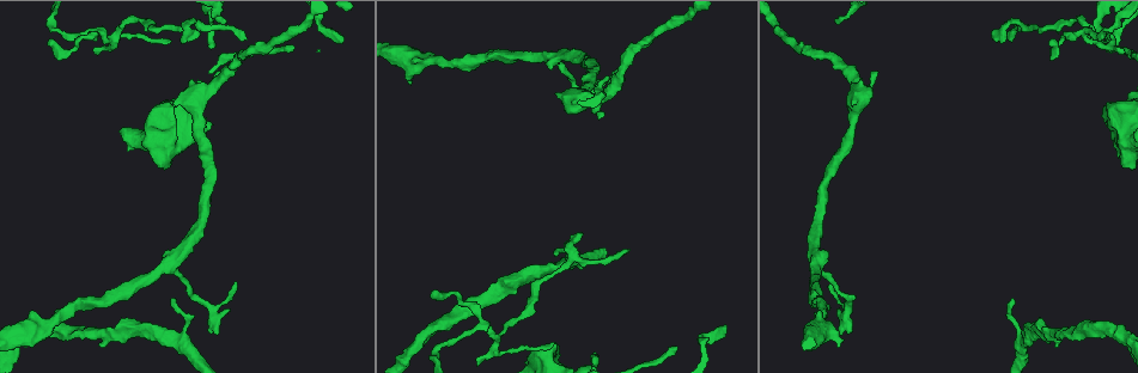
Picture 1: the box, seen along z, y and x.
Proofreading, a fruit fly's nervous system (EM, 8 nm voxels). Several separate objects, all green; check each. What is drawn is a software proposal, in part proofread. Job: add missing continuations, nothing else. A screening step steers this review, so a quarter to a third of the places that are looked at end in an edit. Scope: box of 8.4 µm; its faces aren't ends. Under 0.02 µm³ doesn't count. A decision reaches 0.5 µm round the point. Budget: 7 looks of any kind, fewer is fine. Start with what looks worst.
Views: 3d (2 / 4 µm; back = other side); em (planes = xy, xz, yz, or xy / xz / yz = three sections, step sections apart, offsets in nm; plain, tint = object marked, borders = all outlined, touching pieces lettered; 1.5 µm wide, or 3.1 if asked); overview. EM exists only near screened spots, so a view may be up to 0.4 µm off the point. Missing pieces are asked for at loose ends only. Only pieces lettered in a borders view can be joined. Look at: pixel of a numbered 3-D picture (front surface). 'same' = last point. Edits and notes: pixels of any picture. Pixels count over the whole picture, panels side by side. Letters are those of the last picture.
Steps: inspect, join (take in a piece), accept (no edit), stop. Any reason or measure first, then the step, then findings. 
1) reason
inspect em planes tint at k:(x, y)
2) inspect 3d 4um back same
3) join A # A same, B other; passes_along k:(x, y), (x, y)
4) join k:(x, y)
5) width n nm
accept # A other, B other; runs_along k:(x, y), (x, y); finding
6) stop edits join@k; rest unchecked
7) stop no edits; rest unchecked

branch stops here
inspect 3d 4um at 1:(1013, 300)

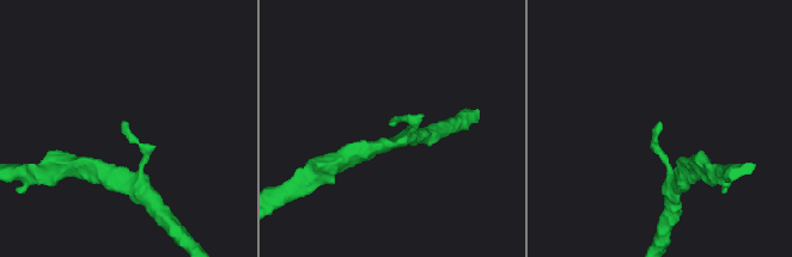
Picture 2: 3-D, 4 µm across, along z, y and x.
inspect em xz step 8 tint at 2:(661, 124)

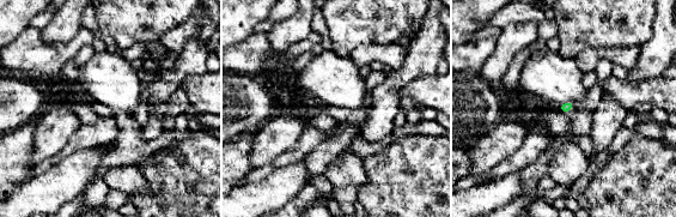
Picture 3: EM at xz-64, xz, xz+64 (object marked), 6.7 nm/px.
cut it another way
inspect em planes borders same

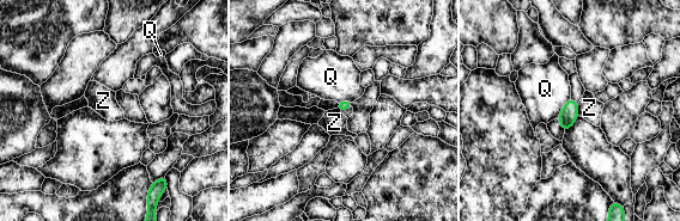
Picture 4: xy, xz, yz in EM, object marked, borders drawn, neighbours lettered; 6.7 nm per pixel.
accept # Q other, Z other; border 4:(577, 103), (577, 112), (580, 115); none of them fits

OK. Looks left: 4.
branch stops here
inspect 3d 4um at 1:(994, 40)

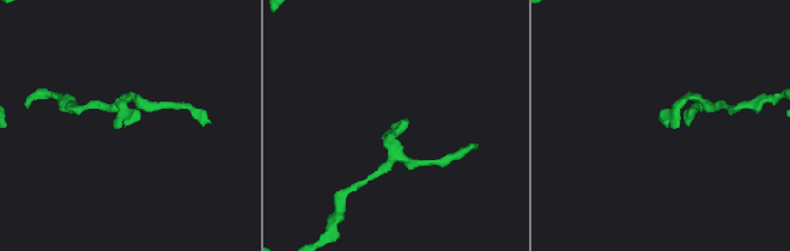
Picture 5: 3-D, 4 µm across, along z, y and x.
inspect em planes borders at 5:(140, 119)

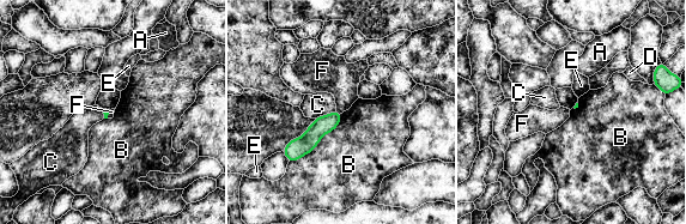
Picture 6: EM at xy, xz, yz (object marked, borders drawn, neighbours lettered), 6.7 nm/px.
accept # A other, B other, C other, D other, E other, F other; runs_along 6:(338, 115), (323, 125), (291, 158); no lettered piece goes on from it

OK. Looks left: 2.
stop no edits; rest unchecked

